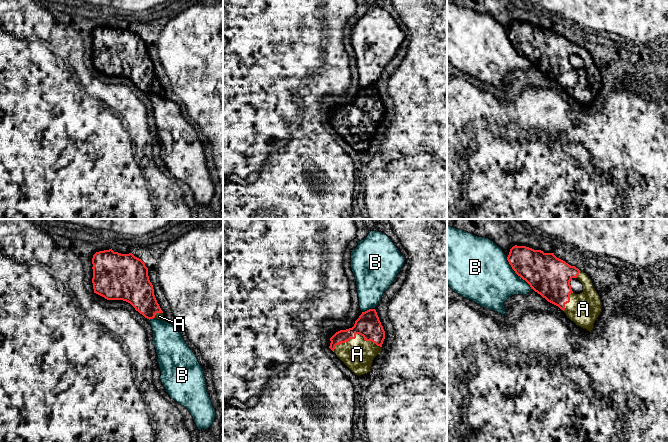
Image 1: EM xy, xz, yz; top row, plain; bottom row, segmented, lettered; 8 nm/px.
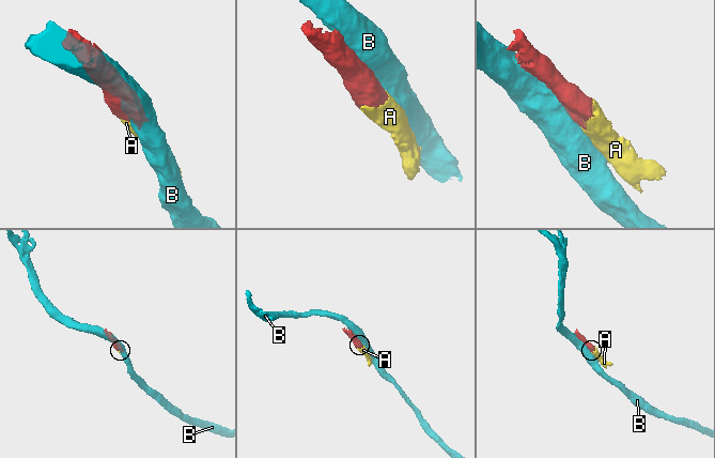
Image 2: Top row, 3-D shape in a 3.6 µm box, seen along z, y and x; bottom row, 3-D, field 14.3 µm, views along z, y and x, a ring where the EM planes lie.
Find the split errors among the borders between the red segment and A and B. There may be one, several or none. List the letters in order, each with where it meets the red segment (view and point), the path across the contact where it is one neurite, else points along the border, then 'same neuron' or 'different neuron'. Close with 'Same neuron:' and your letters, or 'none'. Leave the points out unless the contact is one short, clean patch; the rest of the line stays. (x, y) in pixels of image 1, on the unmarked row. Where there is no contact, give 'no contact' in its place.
A: xz (355, 112) | same neuron
B: yz (516, 49) | different neuron
Same neuron: A

